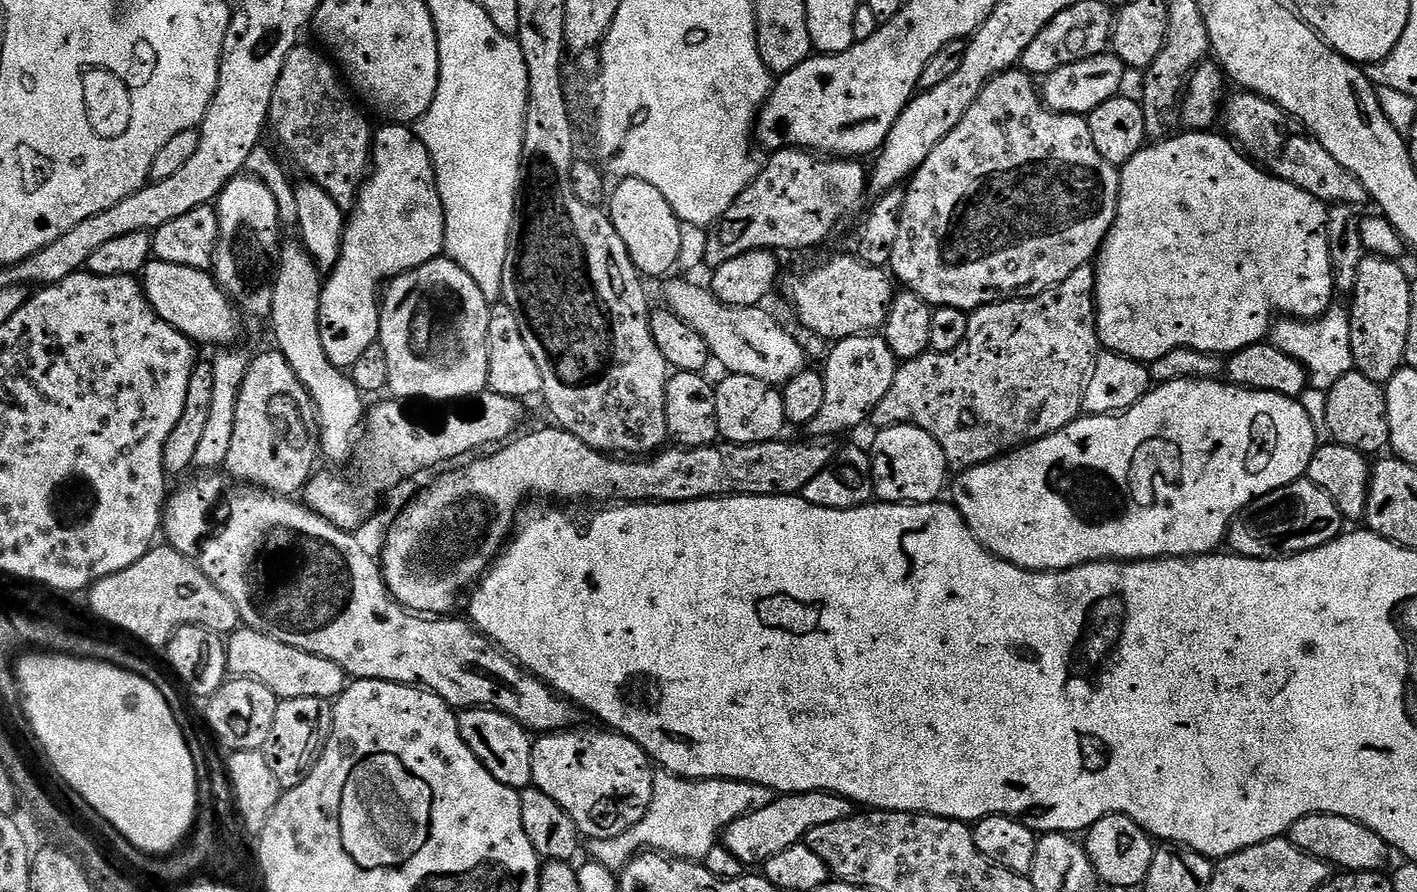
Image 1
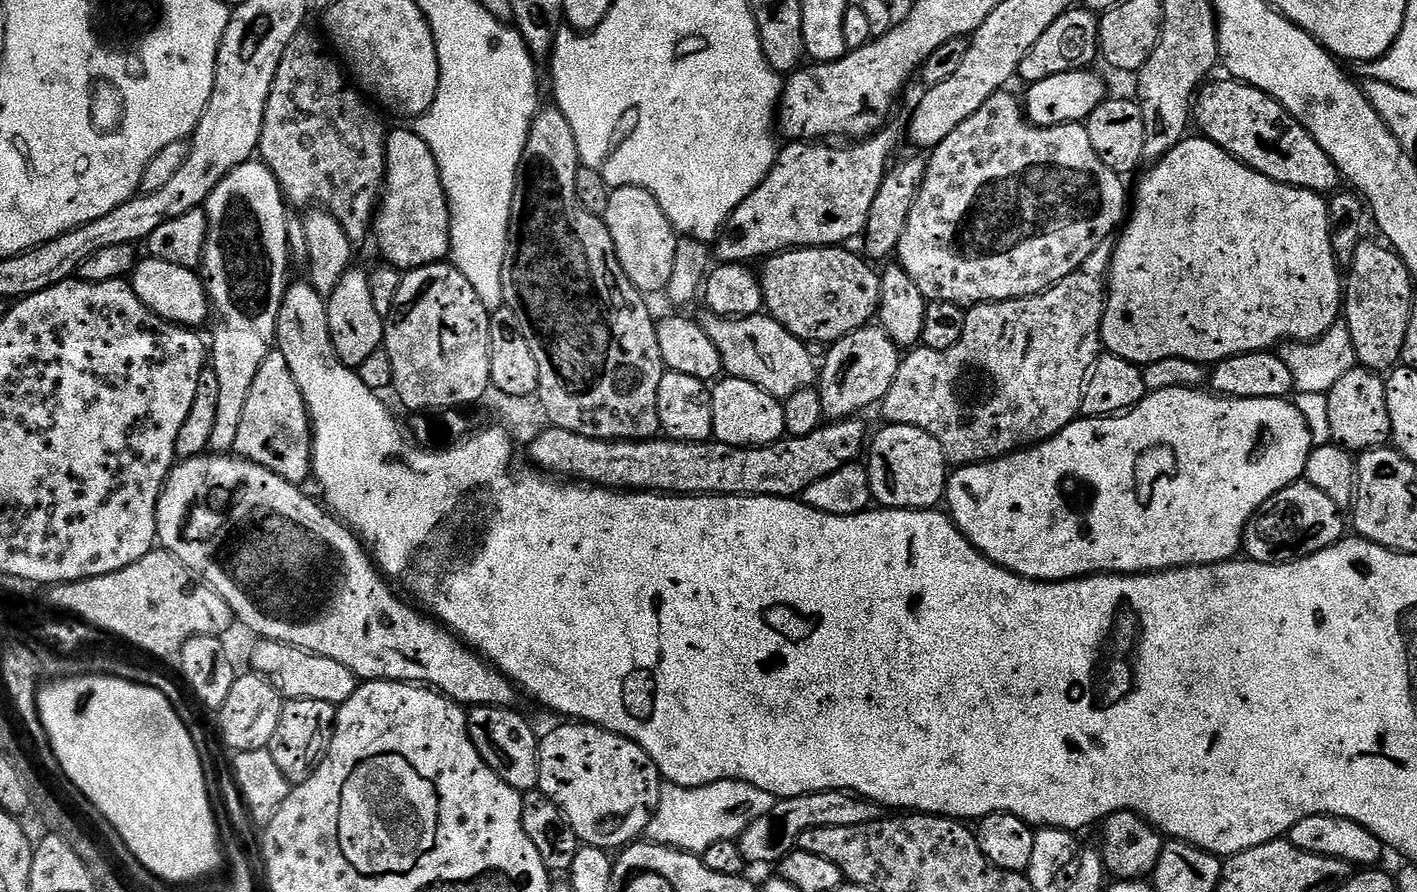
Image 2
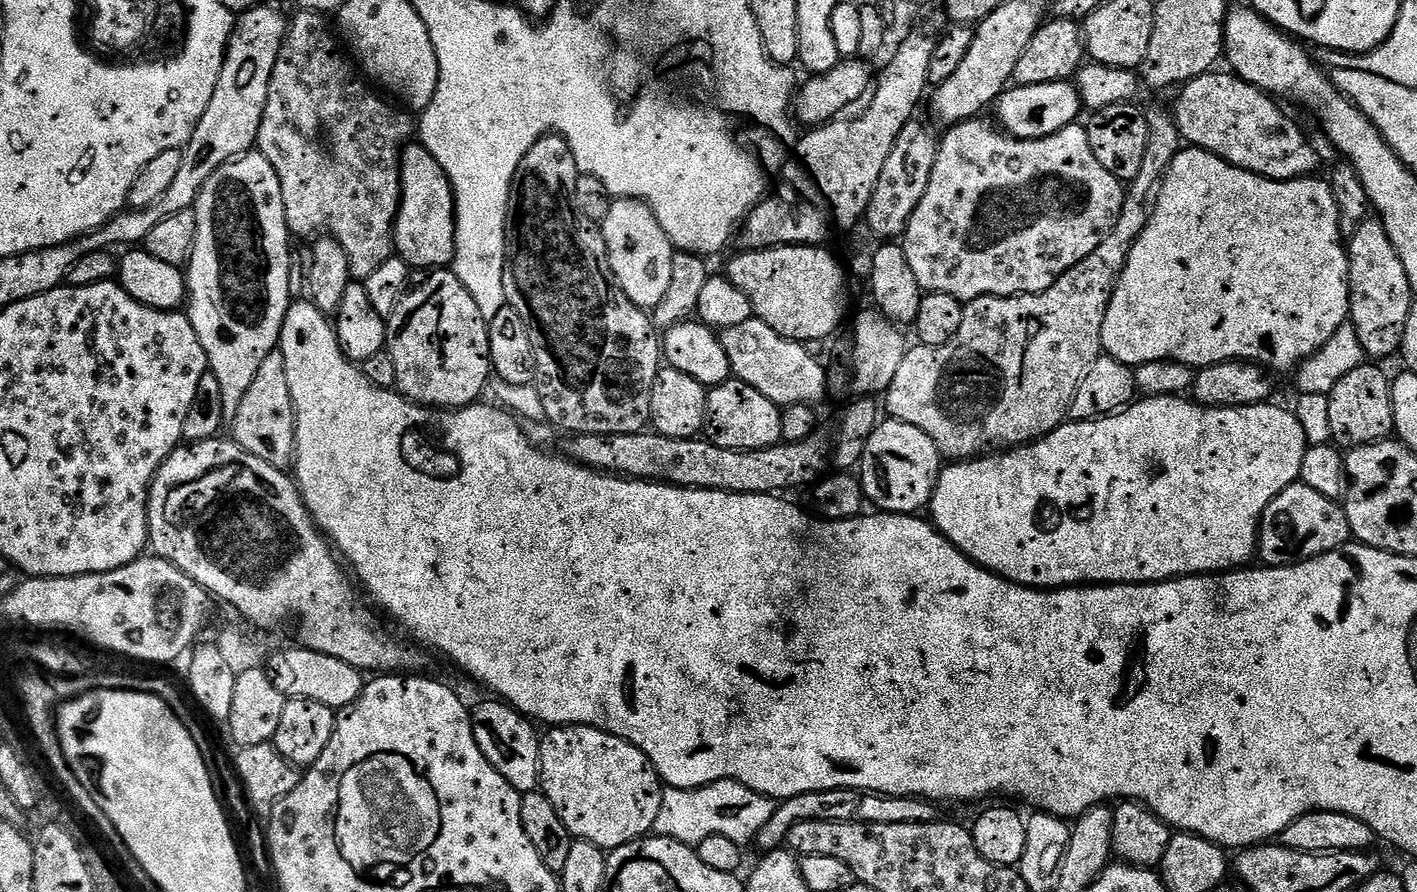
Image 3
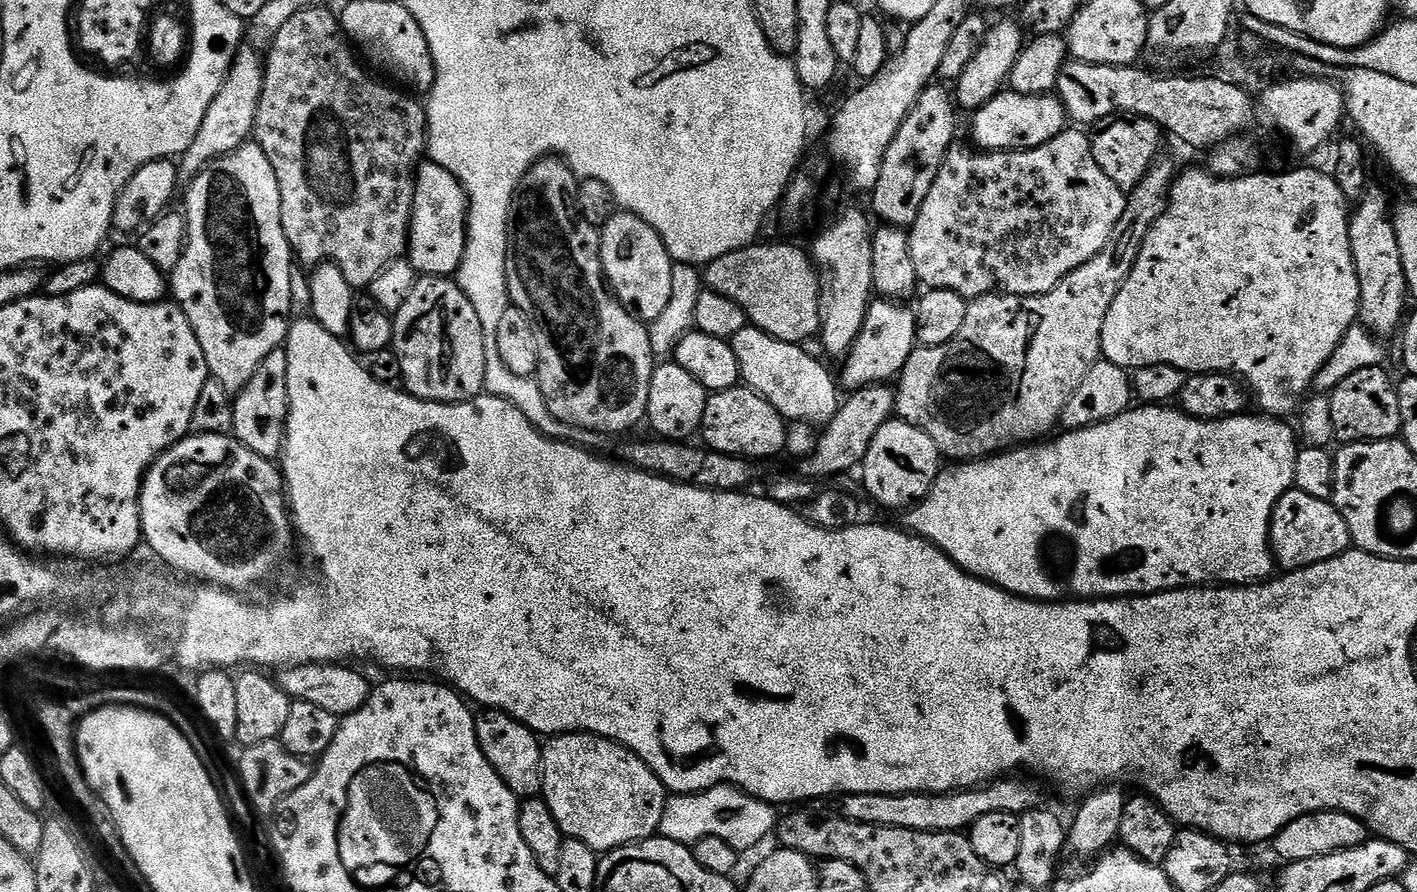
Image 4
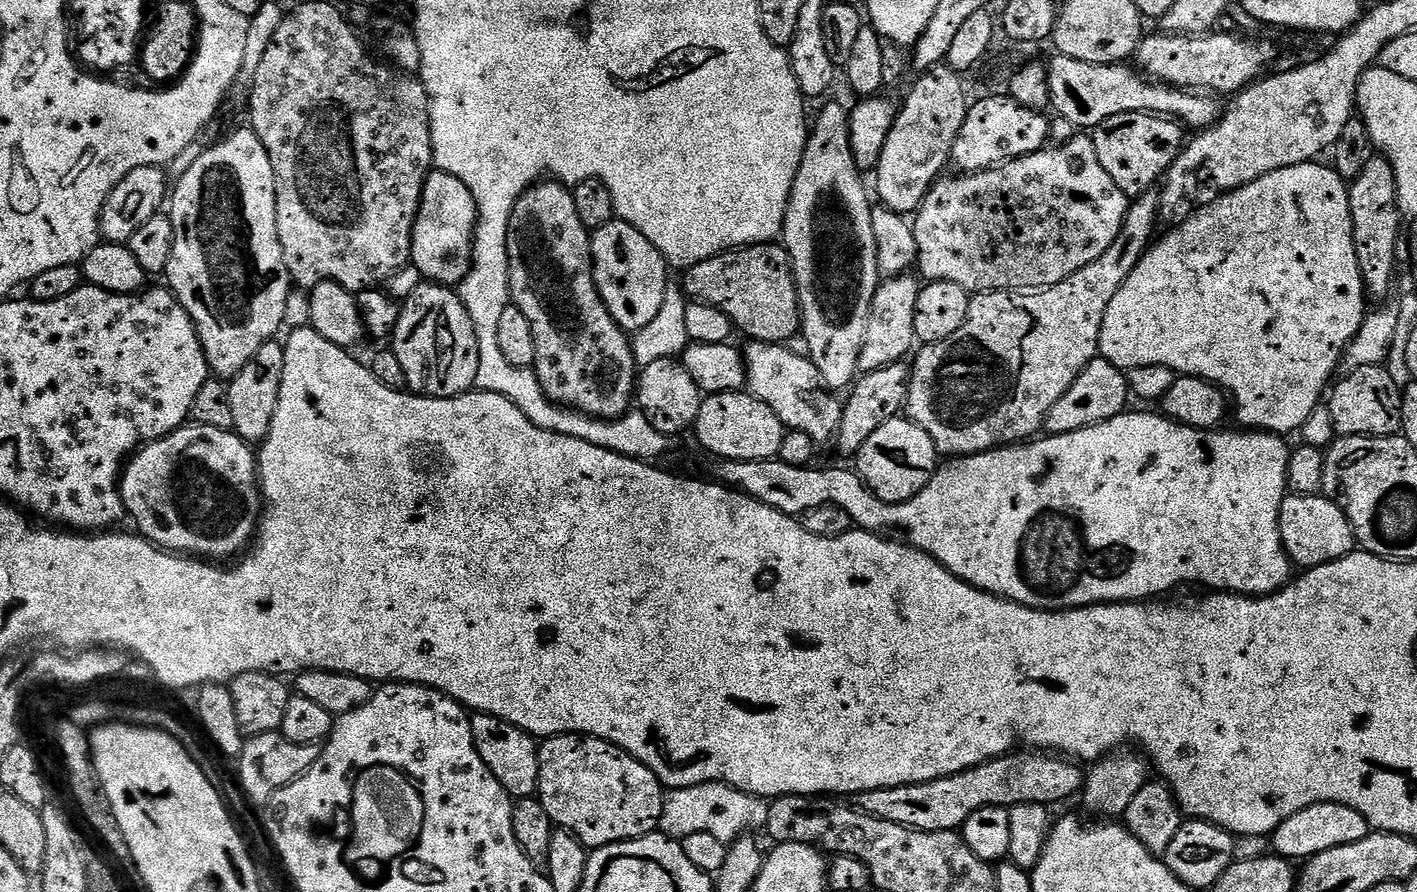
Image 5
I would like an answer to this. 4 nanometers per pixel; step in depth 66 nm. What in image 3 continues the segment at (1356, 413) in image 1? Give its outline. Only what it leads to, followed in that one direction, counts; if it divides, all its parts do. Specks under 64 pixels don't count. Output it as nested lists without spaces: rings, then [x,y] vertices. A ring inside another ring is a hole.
[[[1372,362],[1358,366],[1358,370],[1350,370],[1338,386],[1328,393],[1328,432],[1331,443],[1344,450],[1358,446],[1377,444],[1379,440],[1389,439],[1395,433],[1394,402],[1392,401],[1392,380],[1383,372],[1383,367]]]

